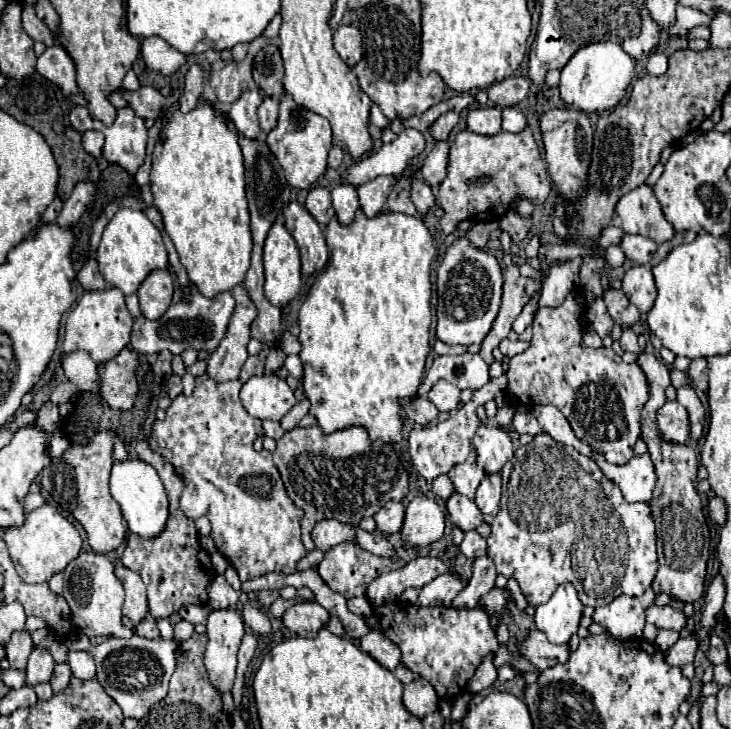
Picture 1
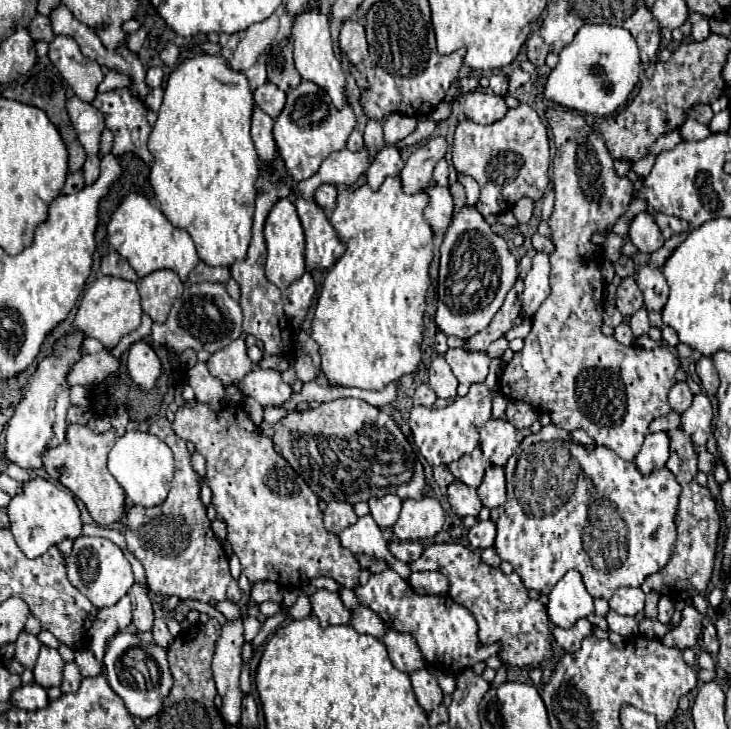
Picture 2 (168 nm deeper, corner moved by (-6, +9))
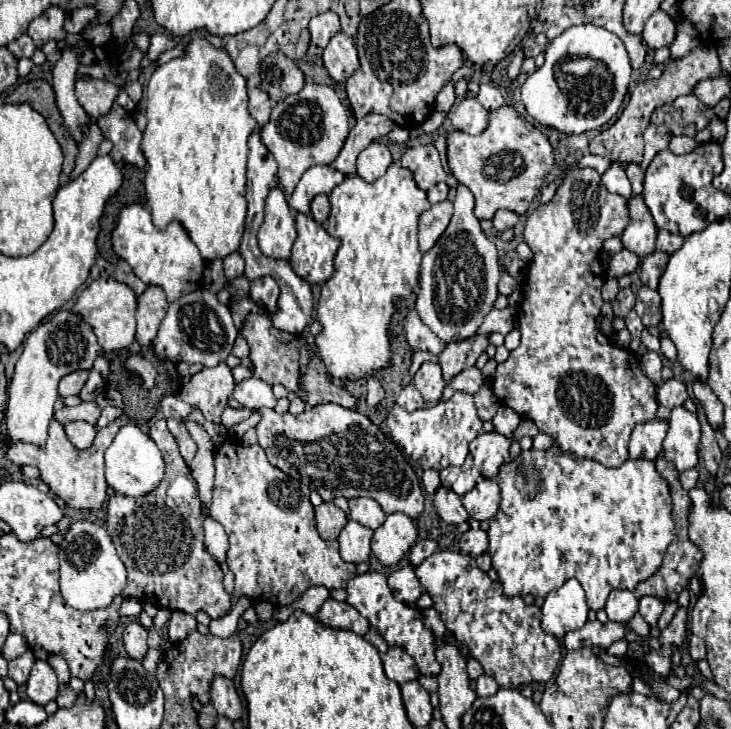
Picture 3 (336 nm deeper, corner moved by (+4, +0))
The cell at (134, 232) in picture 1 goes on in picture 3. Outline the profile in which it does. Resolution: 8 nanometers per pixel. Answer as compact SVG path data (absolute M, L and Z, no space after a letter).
M130 204L120 212L112 230L112 250L130 264L134 274L144 284L162 286L170 302L196 290L196 284L200 282L206 268L198 248L190 242L186 230L180 224L172 222L164 230L158 230L150 220L150 212L140 204Z

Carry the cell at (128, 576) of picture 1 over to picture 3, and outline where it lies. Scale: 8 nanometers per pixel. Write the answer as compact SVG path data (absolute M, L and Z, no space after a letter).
M140 622L126 624L122 640L124 640L124 648L126 648L130 658L136 658L136 660L144 658L144 654L148 650L146 638L148 638L148 632L146 632L146 628Z

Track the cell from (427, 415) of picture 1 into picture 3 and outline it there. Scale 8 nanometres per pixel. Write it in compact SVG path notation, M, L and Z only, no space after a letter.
M406 386L406 388L402 390L402 394L398 396L396 404L400 404L400 406L406 408L406 410L420 410L420 408L426 406L426 402L422 400L420 392L418 392L414 386Z

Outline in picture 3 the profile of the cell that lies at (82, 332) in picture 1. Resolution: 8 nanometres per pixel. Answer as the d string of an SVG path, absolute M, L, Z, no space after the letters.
M114 278L94 280L90 286L86 286L80 292L78 302L74 306L74 314L78 314L94 330L102 352L128 348L134 342L136 334L134 312L136 312L136 294L126 284L120 284Z

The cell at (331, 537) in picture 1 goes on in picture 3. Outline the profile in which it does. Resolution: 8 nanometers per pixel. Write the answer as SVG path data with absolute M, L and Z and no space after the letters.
M324 502L316 508L316 528L320 538L324 540L336 540L346 522L346 514L338 506L334 506L334 502Z

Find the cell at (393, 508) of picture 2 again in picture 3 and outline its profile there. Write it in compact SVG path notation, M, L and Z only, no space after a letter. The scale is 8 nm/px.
M354 498L348 502L350 504L350 518L376 530L378 526L384 524L386 512L382 510L382 506L372 500L372 498Z

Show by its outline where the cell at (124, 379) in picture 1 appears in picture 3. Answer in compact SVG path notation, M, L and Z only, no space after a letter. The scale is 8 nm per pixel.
M76 370L76 372L72 372L72 374L66 374L66 376L60 380L60 388L58 388L60 396L66 398L66 396L70 396L70 394L80 394L82 386L84 386L86 380L88 380L88 374L90 374L88 370Z

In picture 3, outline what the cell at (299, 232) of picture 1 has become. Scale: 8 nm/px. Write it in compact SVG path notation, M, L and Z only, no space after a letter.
M296 214L298 238L292 246L290 266L310 284L326 282L334 272L334 256L340 246L338 238L332 238L322 224L308 214Z

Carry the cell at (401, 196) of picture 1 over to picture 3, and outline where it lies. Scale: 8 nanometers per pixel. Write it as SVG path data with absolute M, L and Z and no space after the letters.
M432 144L428 146L412 146L404 152L402 156L402 162L400 162L402 168L410 170L412 176L414 176L414 182L418 184L420 190L430 190L434 184L438 182L446 182L446 172L442 170L442 164L440 164L440 158L438 158L438 152Z

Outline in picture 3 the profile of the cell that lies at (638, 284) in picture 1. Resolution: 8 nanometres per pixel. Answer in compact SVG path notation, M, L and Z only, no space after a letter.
M642 286L636 294L636 306L634 310L642 318L644 326L658 326L662 320L660 314L660 294L656 290L650 290L648 286Z

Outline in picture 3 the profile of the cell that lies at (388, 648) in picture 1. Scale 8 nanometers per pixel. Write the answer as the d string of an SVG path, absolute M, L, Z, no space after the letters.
M390 646L388 652L382 656L382 662L384 662L384 672L386 672L386 676L388 676L390 680L398 682L398 684L416 680L416 678L420 676L416 662L414 662L412 656L410 656L406 650L402 650L402 648Z

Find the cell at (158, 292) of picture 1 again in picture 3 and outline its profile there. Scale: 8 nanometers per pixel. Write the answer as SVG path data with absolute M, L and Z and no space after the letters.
M148 286L144 294L138 296L138 308L136 308L136 340L140 346L150 346L150 342L158 334L158 326L168 312L168 300L160 286Z

